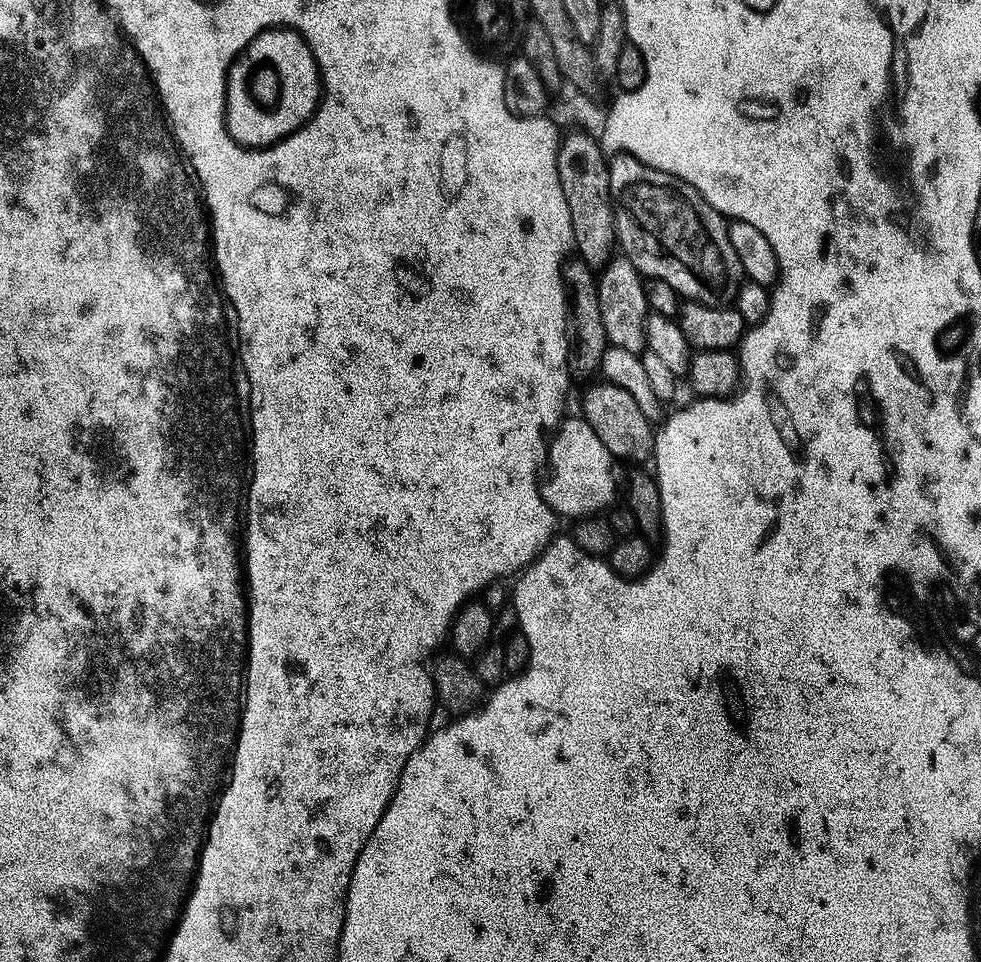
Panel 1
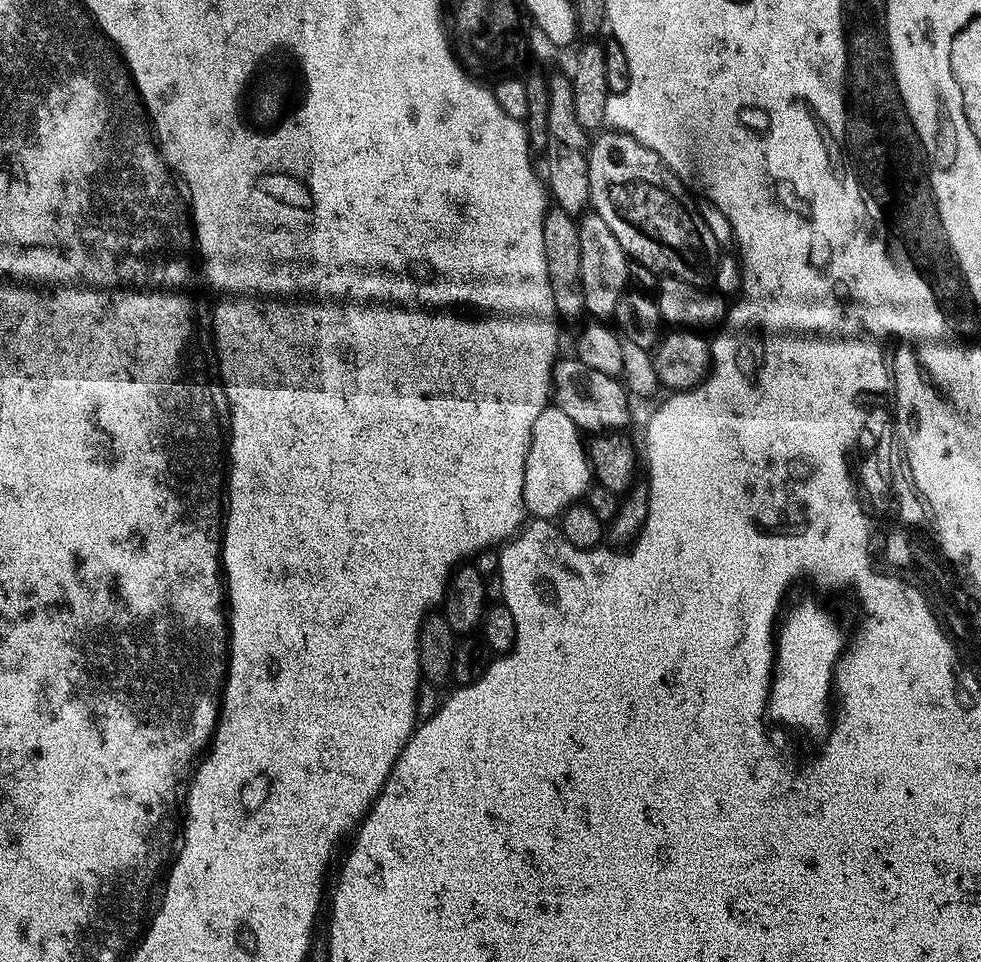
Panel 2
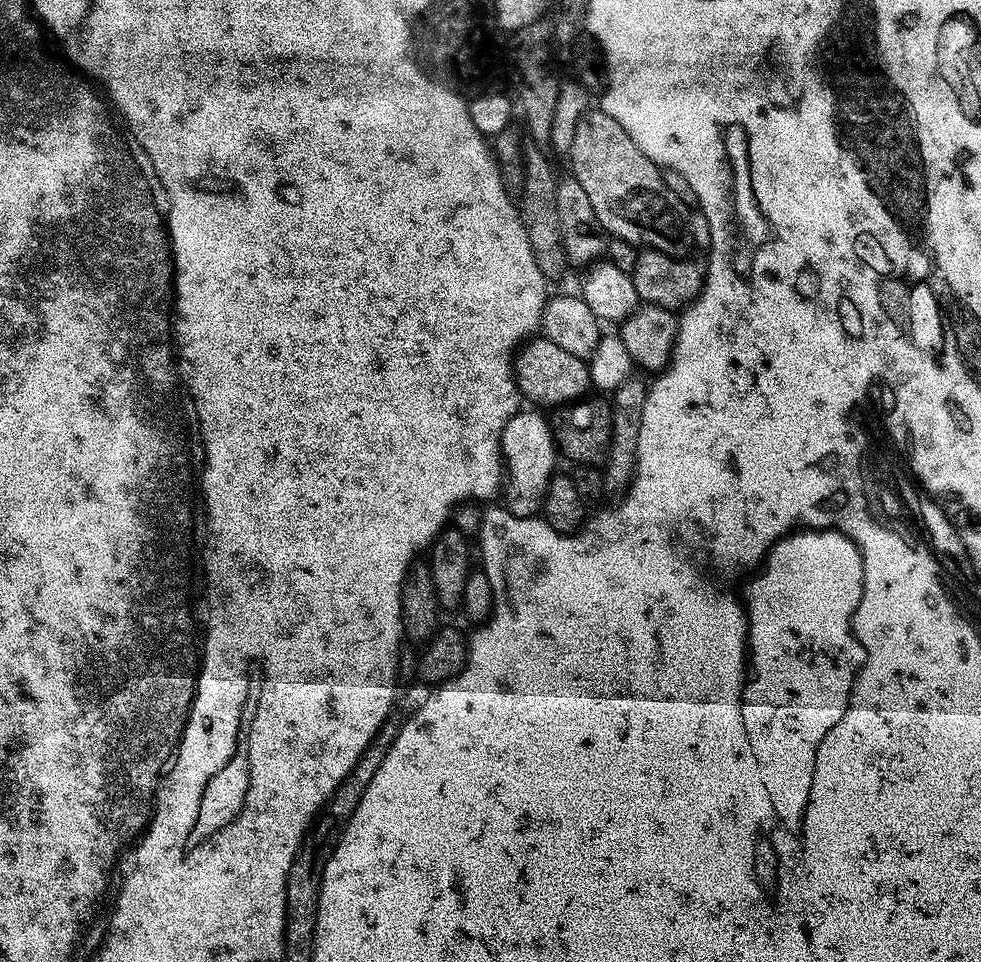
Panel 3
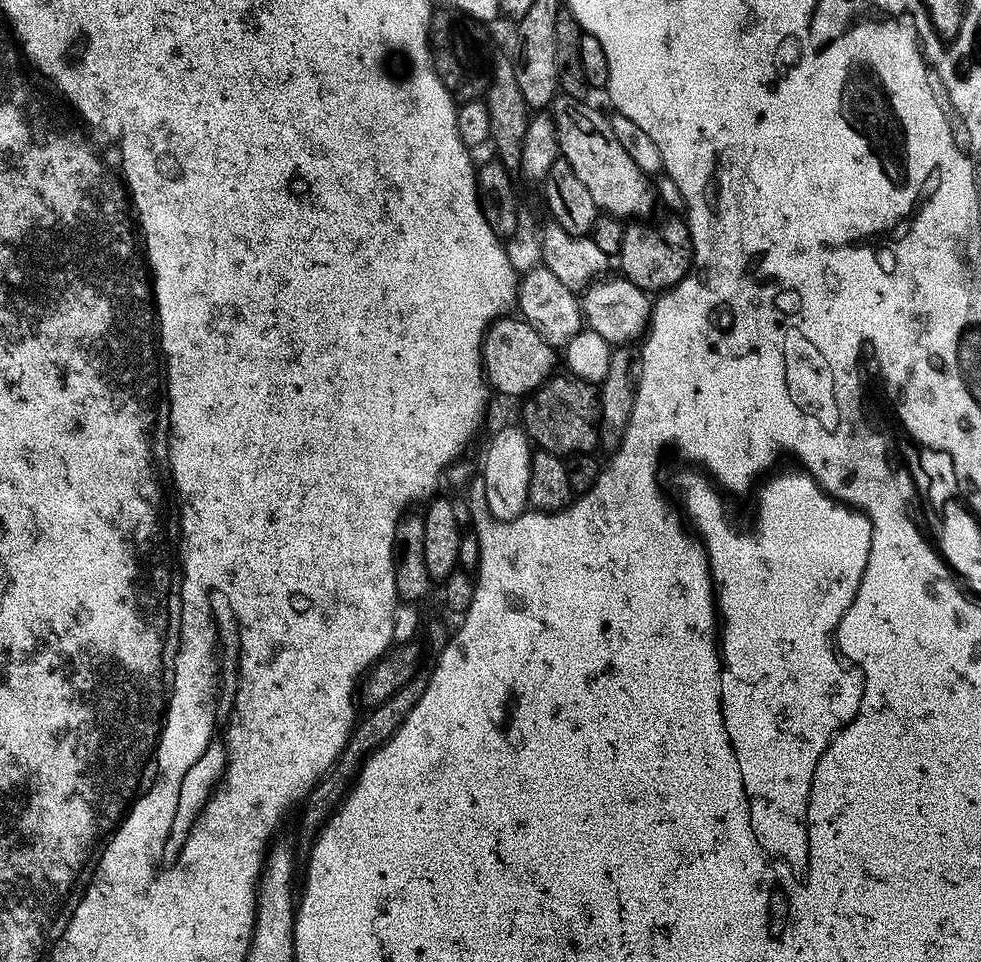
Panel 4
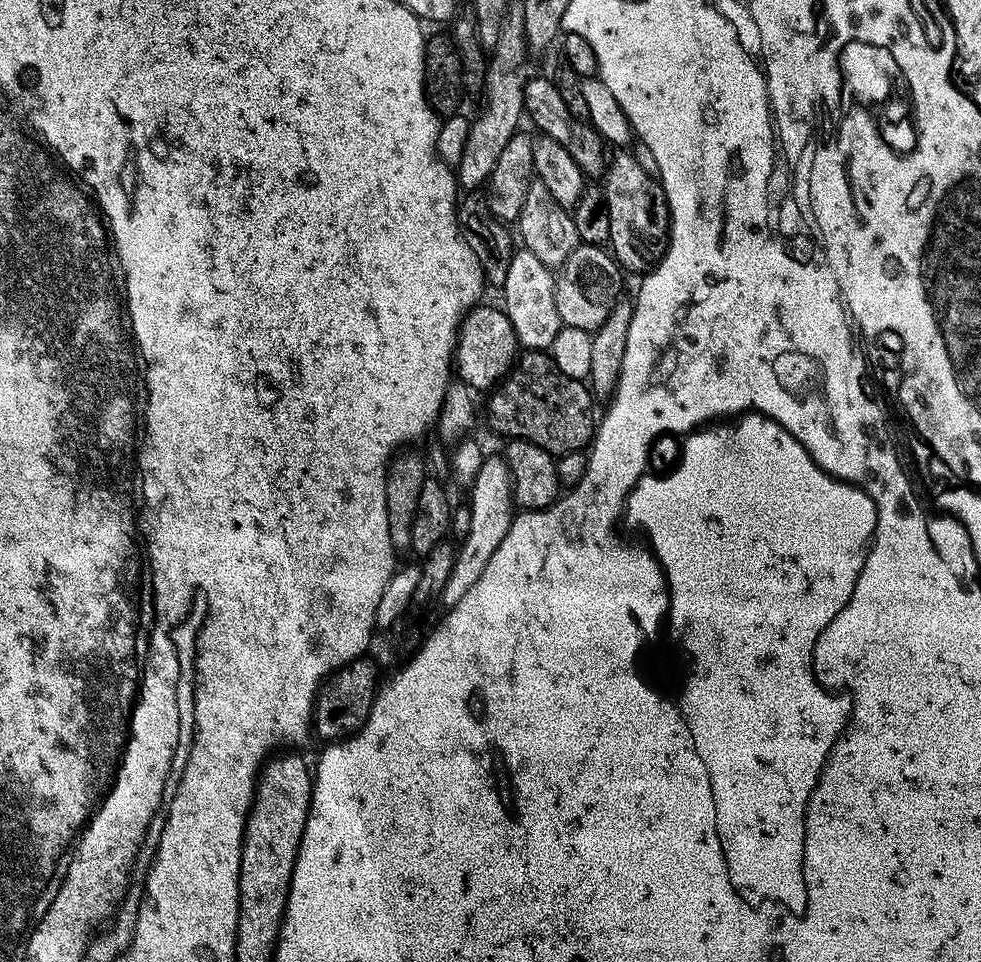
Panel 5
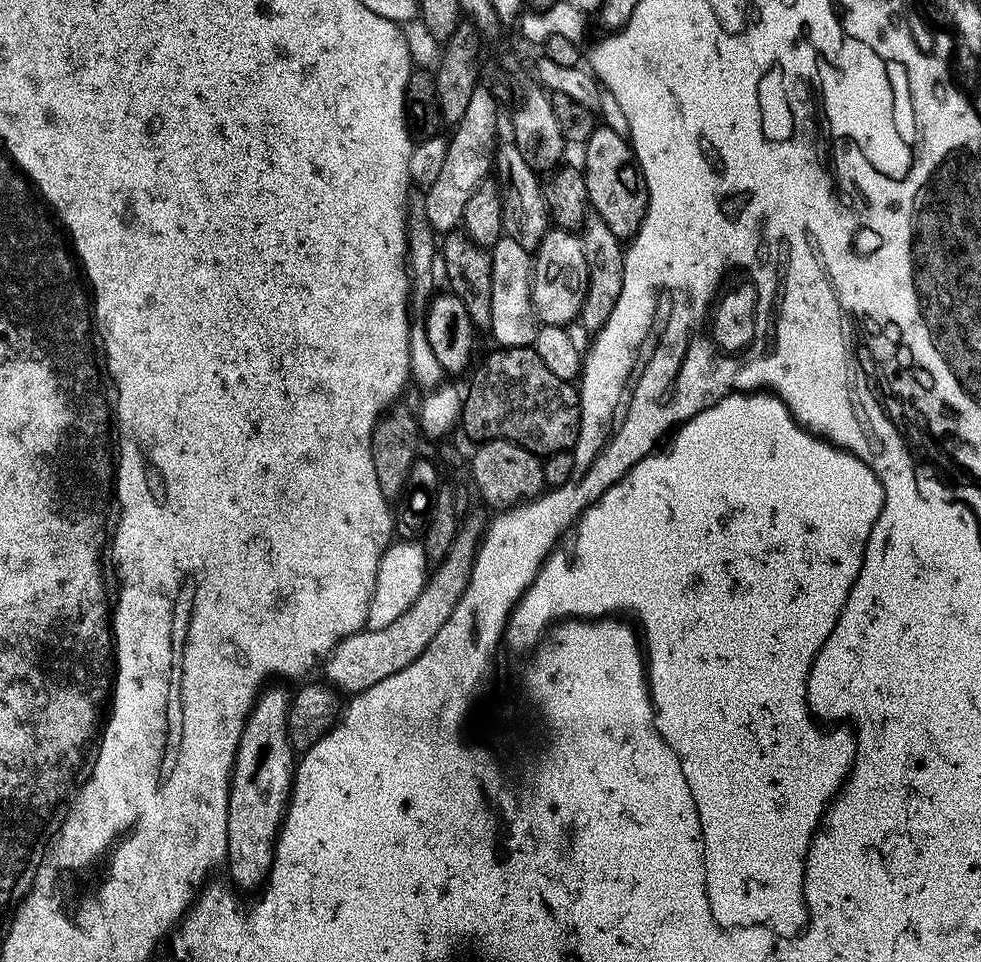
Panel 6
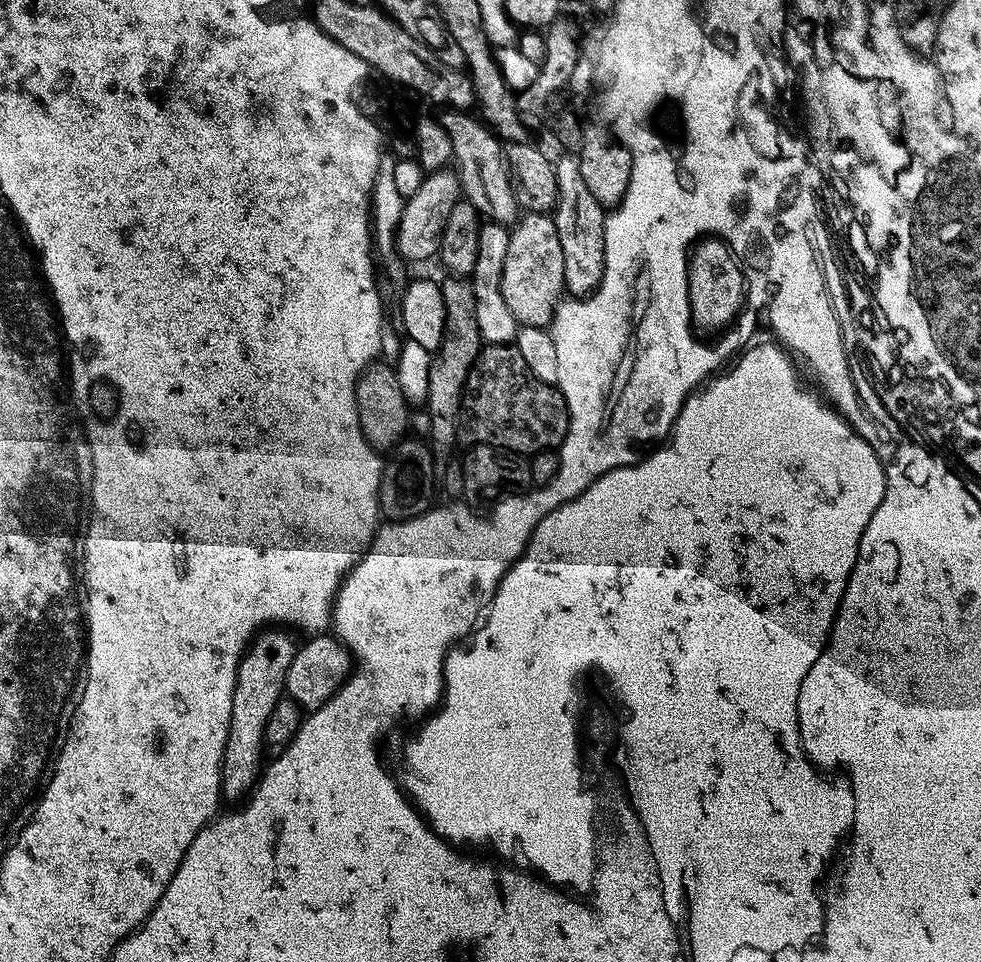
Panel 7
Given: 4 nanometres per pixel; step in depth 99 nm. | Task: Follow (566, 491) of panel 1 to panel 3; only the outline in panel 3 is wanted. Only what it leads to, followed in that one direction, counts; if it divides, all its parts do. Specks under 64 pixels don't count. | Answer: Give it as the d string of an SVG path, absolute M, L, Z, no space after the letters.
M521 410L515 412L502 430L500 451L504 457L507 483L512 483L508 492L507 511L513 516L536 516L543 509L548 484L557 471L558 449L552 439L549 417L539 416L539 411Z

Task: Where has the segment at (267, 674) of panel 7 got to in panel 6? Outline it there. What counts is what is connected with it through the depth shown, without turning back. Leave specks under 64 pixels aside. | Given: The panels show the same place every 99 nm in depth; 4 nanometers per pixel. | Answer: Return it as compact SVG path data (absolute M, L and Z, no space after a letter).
M272 688L266 692L257 699L244 724L232 767L232 783L228 785L226 869L232 875L231 883L237 889L259 889L267 881L272 860L278 854L276 838L292 799L292 781L298 763L297 753L293 751L288 737L290 692L284 688Z

